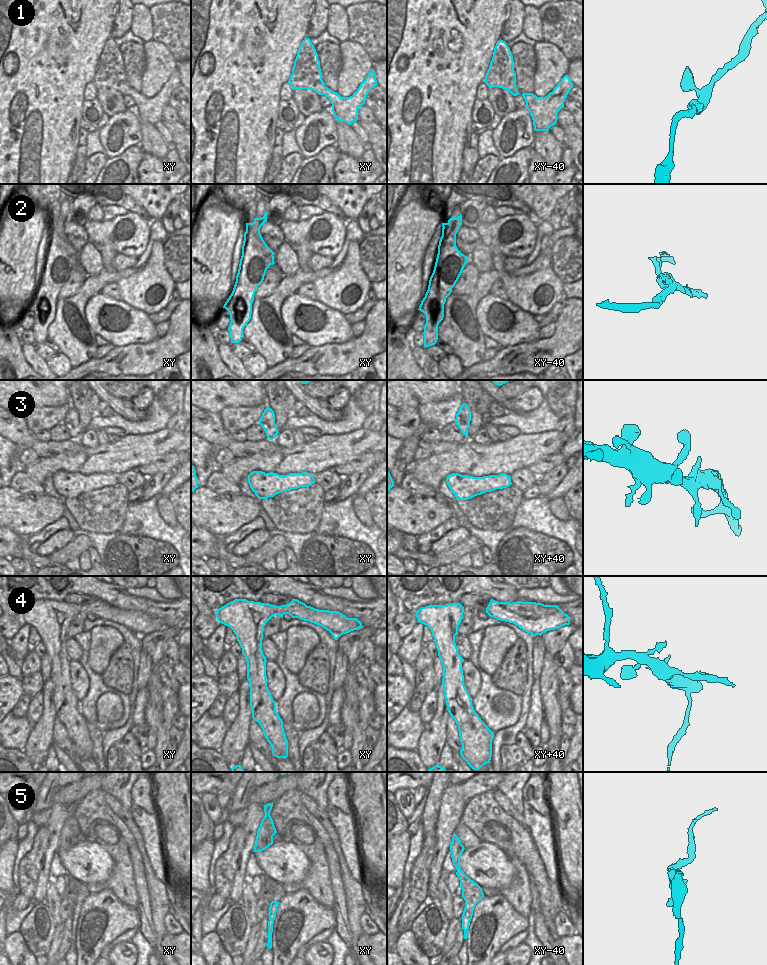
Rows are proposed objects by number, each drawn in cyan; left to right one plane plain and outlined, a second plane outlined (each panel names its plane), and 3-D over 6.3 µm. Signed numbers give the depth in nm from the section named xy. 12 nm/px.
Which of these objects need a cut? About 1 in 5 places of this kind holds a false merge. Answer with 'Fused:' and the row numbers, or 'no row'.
Fused: 2

